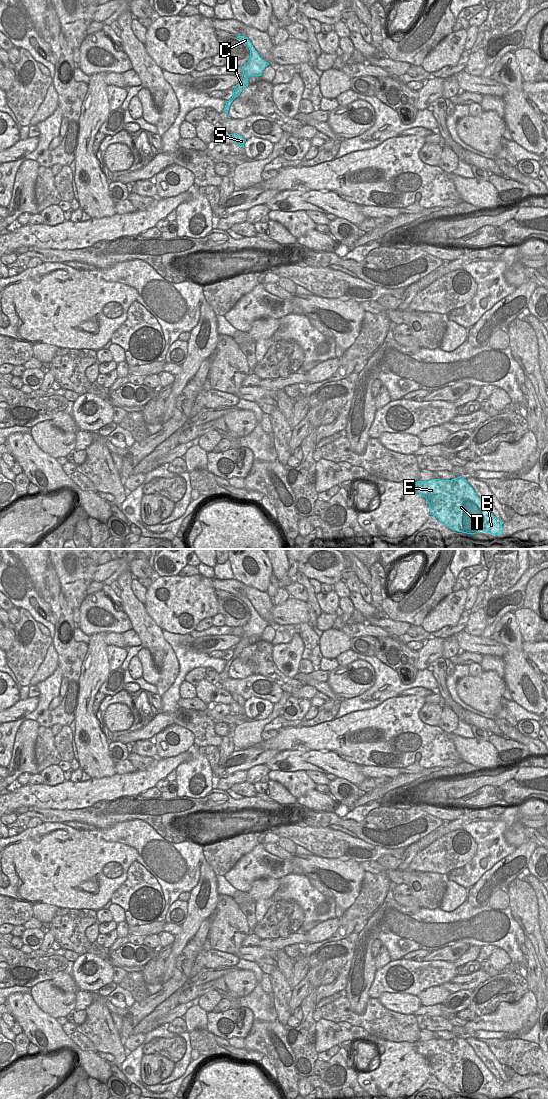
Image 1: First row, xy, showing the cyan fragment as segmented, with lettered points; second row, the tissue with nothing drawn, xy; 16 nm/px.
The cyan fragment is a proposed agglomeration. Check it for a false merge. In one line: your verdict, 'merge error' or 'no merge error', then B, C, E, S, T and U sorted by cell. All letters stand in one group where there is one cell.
no merge error; groups B C E S T U

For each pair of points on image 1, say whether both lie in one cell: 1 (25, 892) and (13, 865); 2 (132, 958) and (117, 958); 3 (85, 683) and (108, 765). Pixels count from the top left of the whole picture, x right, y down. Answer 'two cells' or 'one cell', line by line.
1: one cell
2: one cell
3: one cell

